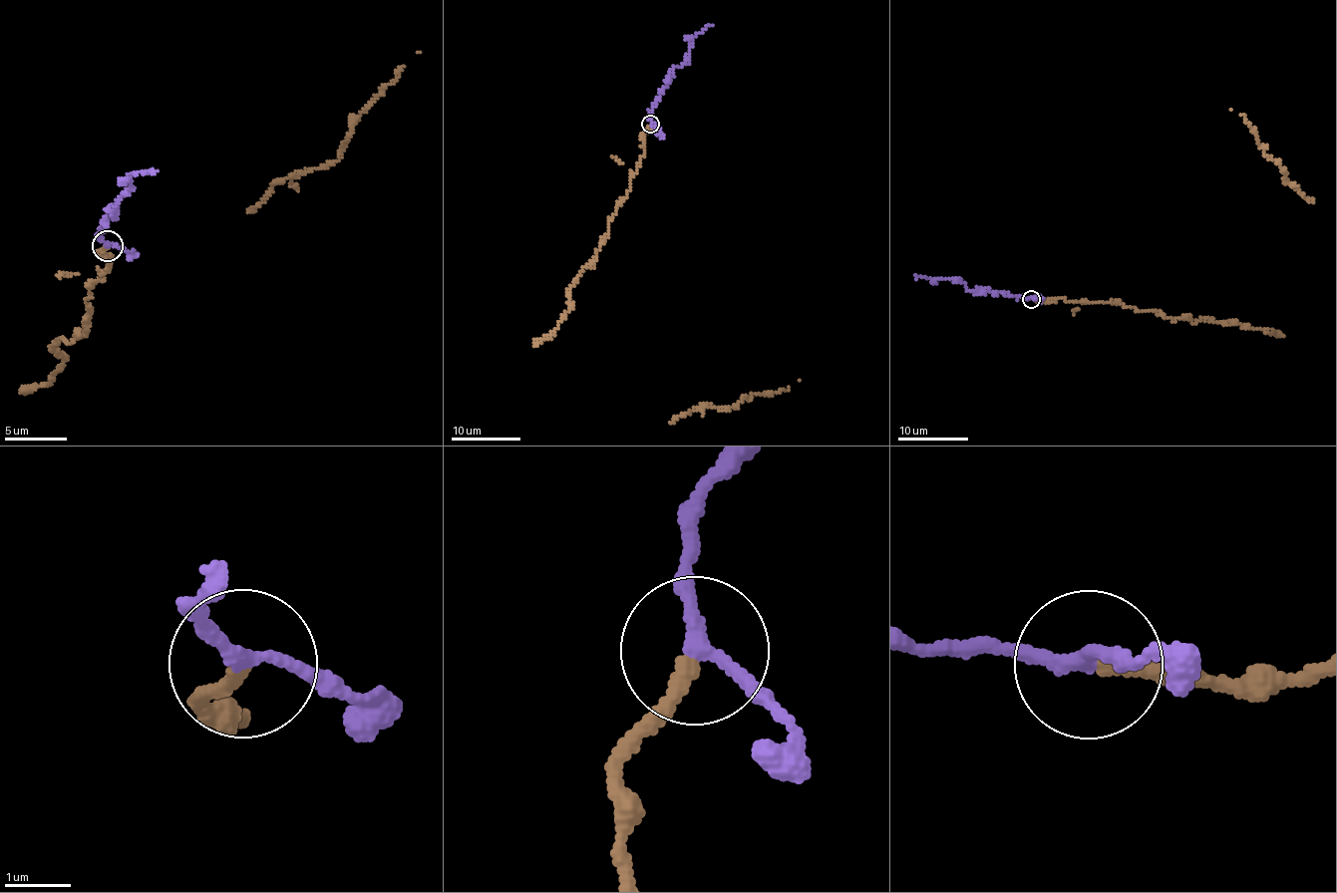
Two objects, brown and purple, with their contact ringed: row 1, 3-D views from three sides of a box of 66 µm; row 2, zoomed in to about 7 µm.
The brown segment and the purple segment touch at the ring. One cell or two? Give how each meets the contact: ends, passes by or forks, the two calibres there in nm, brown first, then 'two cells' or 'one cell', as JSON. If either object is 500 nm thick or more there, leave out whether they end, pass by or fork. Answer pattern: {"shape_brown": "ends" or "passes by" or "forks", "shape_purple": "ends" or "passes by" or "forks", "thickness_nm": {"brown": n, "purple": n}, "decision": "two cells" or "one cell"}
{"shape_brown": "ends", "shape_purple": "passes by", "thickness_nm": {"brown": 240, "purple": 200}, "decision": "one cell"}

